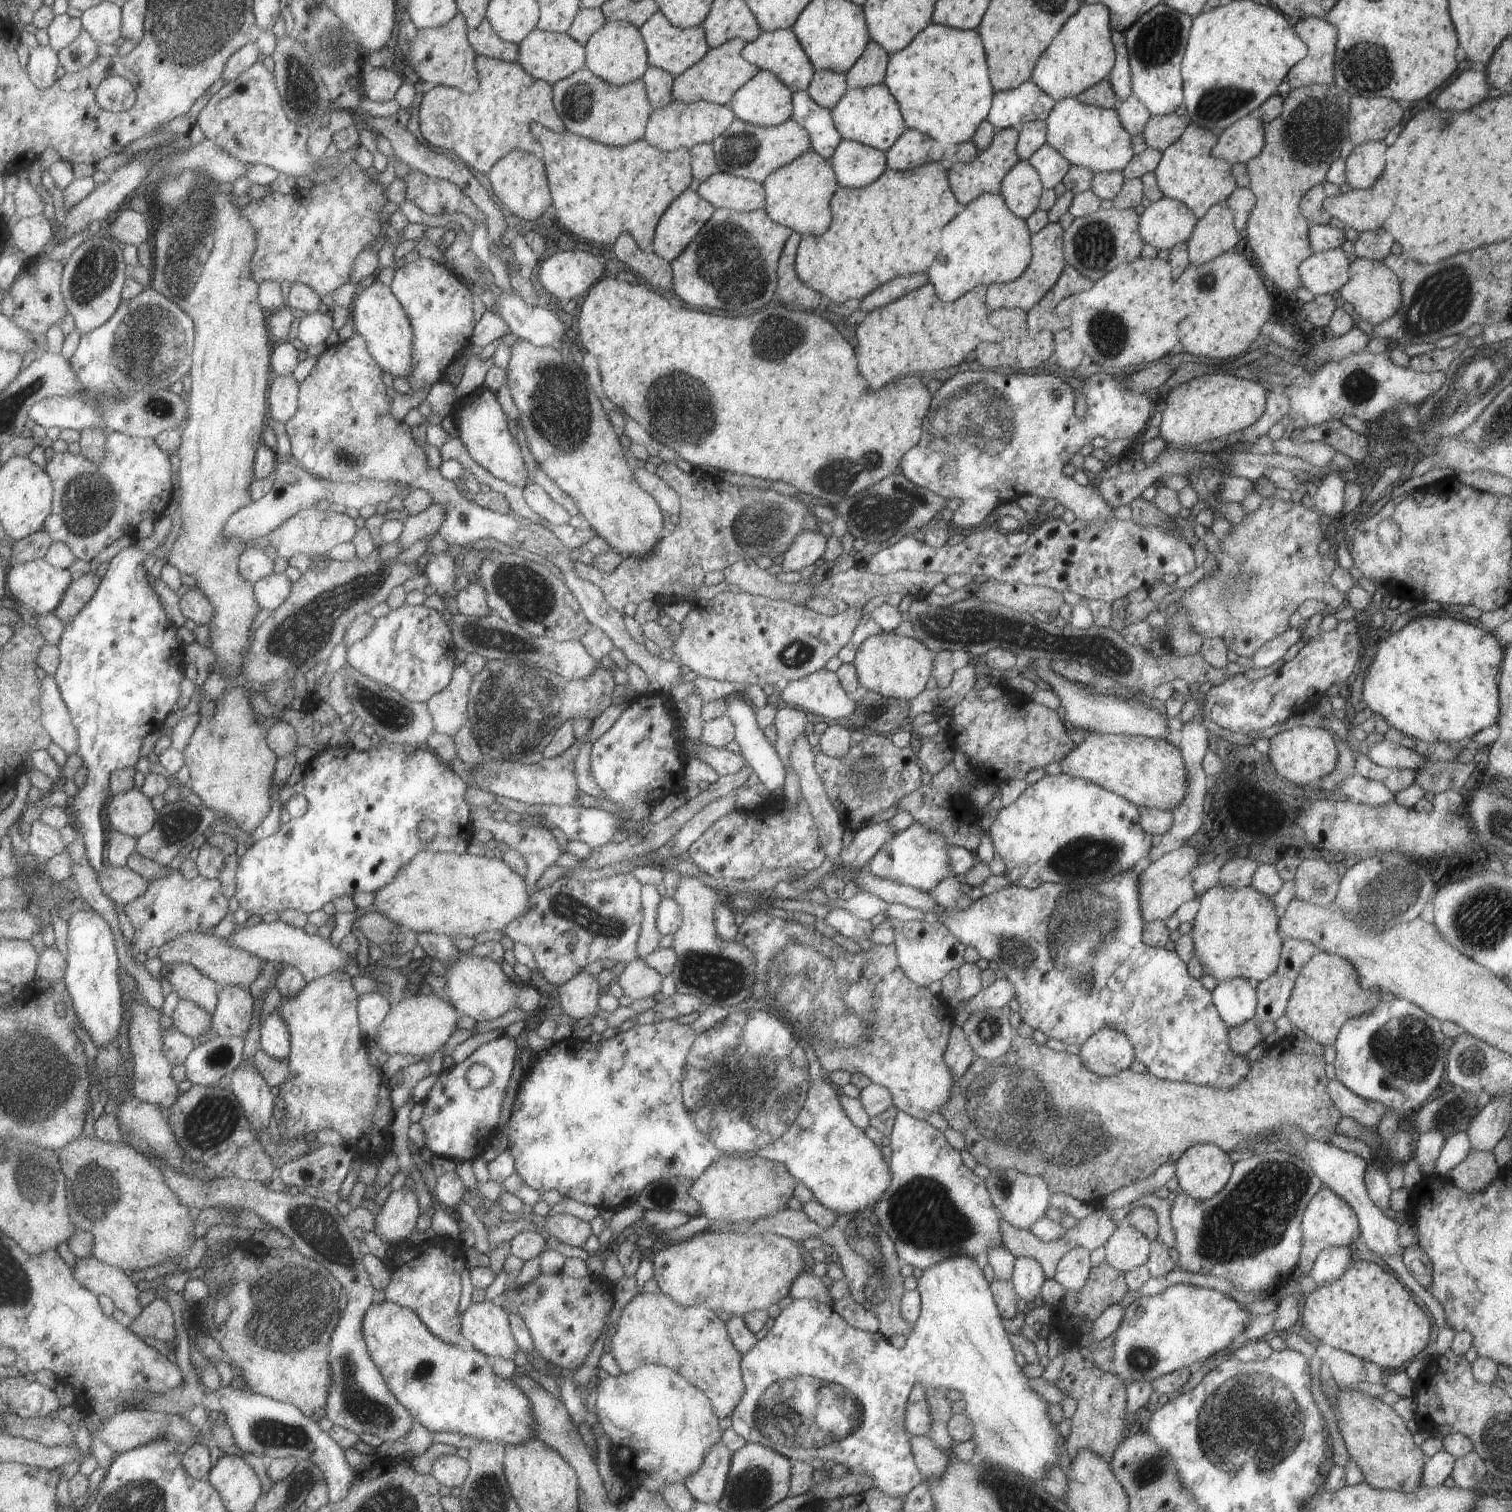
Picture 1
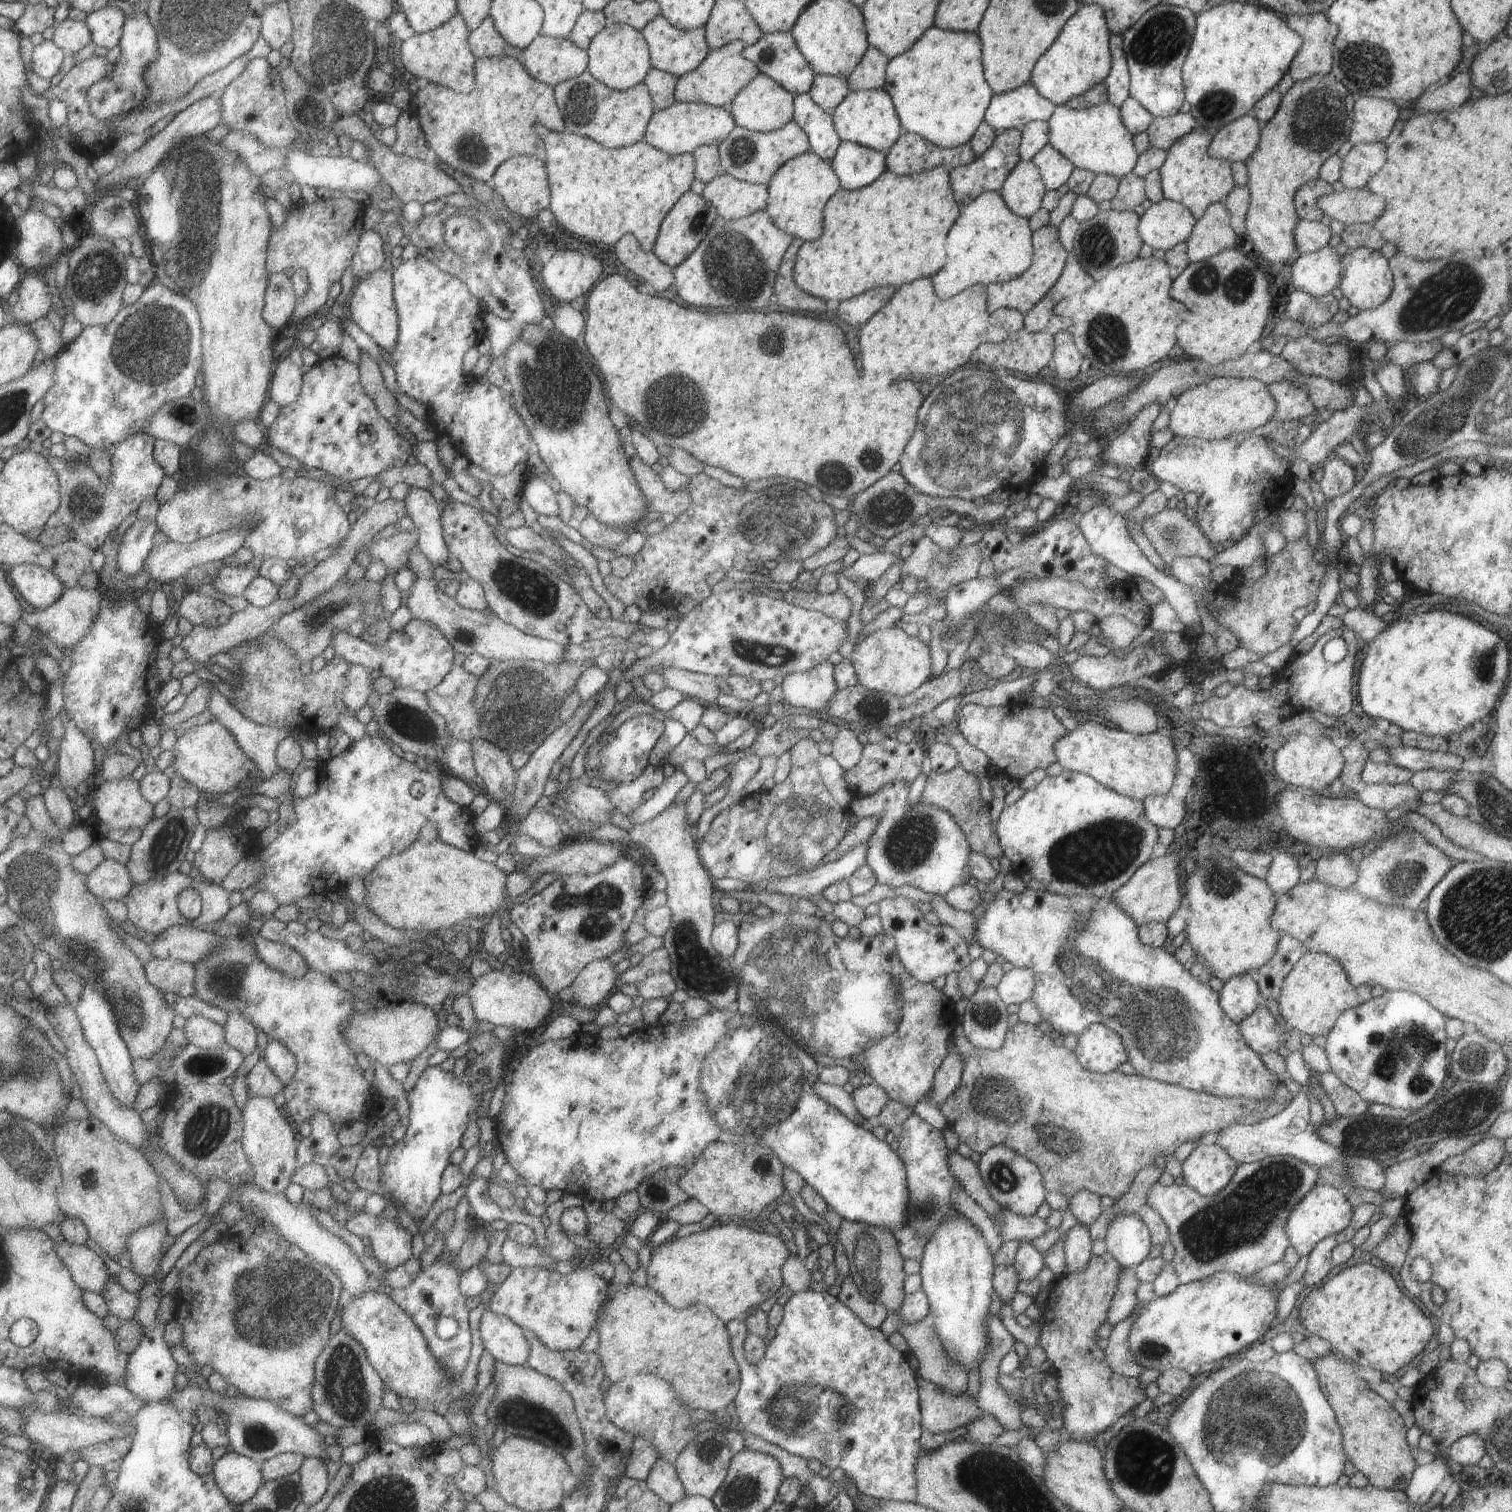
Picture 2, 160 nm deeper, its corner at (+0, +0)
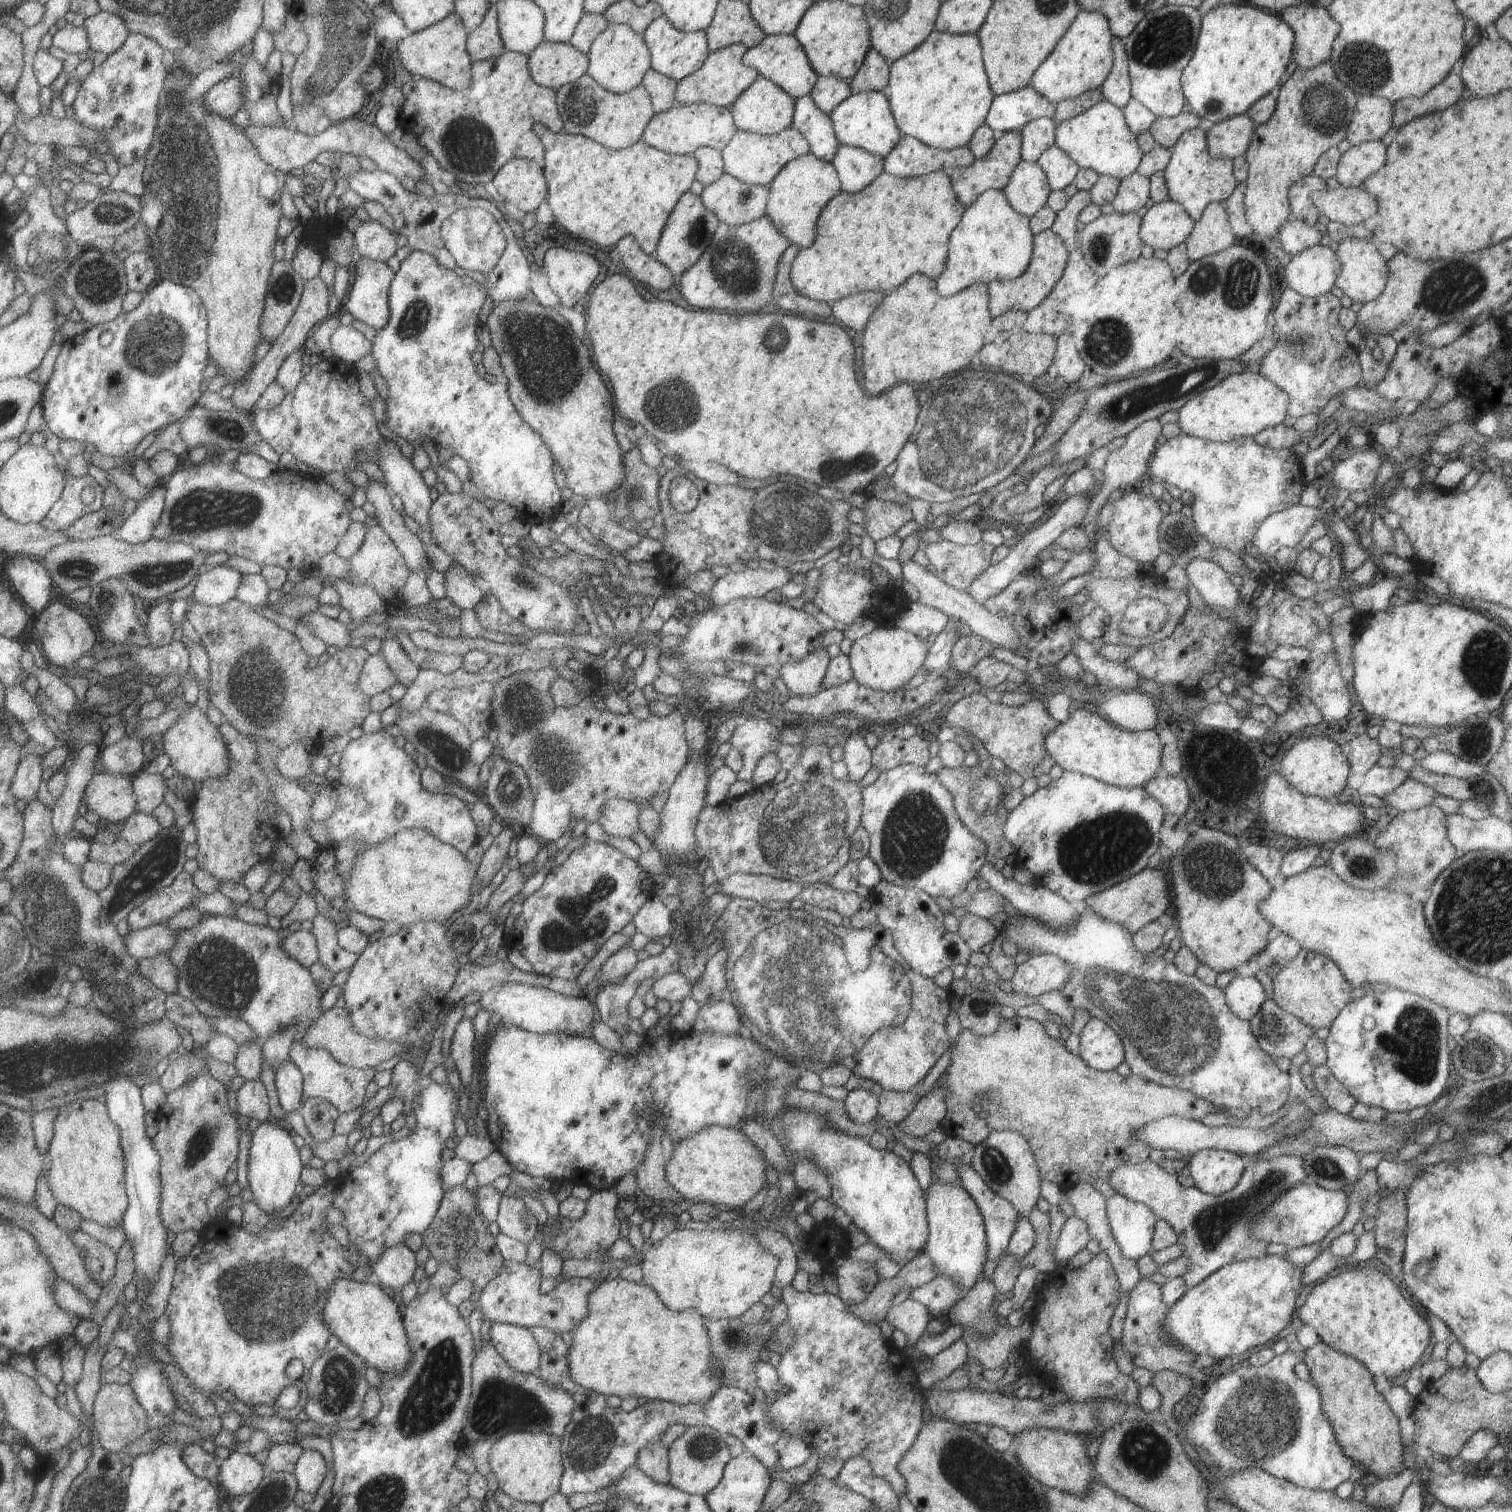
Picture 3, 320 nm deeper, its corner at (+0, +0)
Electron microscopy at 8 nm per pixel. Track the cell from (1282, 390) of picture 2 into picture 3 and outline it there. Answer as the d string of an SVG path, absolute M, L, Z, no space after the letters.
M1286 287L1273 310L1273 334L1277 340L1273 342L1273 349L1262 356L1256 371L1286 394L1289 400L1285 414L1294 419L1302 415L1317 415L1339 390L1353 388L1362 383L1358 353L1353 345L1347 344L1343 328L1337 322L1341 308L1340 300L1329 292L1311 298L1303 297Z

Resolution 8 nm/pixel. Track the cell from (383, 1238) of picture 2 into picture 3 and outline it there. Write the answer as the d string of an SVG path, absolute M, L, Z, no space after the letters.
M399 1242L379 1254L379 1258L371 1264L371 1273L377 1277L379 1285L398 1291L399 1295L405 1282L409 1282L415 1274L415 1265L415 1254L404 1242Z

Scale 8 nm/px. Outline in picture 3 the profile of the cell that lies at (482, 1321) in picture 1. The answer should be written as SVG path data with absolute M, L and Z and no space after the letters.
M497 1322L485 1328L492 1347L511 1370L528 1374L539 1366L541 1352L529 1329Z

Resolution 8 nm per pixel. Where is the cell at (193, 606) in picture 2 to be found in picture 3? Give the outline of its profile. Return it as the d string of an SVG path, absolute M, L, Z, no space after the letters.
M236 599L214 606L192 601L186 618L196 629L196 632L202 641L202 645L205 646L209 659L211 660L211 684L209 684L209 686L213 688L209 695L211 706L221 712L224 722L235 727L240 733L243 733L248 737L255 736L255 738L265 738L265 740L273 742L273 744L280 750L289 746L292 741L300 741L300 738L308 737L311 738L313 747L318 750L323 742L331 740L338 735L345 735L347 731L351 730L355 725L360 726L364 718L370 713L370 698L367 698L361 690L357 690L359 672L361 672L361 668L369 656L362 647L345 646L345 648L341 648L341 650L338 650L333 656L329 657L326 663L317 664L315 668L307 668L309 657L303 652L301 646L299 646L299 642L297 642L297 638L293 636L293 633L287 632L287 630L282 630L277 623L264 618L249 604L245 604Z

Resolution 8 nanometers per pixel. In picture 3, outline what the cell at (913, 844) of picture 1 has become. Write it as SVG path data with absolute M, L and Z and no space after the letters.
M915 764L898 765L880 772L877 780L860 790L862 810L860 826L869 834L867 856L875 862L885 882L903 889L913 888L931 897L943 896L951 899L966 890L967 883L977 878L977 870L985 860L985 844L975 838L961 823L953 808L949 792L939 784L937 776L925 772L924 766Z

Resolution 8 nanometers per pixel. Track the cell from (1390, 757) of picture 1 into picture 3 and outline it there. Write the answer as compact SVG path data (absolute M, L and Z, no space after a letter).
M1436 751L1416 762L1431 773L1453 776L1459 779L1473 778L1486 772L1485 765L1466 762L1449 752Z

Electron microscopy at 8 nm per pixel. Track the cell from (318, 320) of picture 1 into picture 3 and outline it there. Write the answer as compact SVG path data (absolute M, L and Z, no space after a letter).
M351 325L333 328L329 336L333 357L353 366L359 358L371 354L372 343Z

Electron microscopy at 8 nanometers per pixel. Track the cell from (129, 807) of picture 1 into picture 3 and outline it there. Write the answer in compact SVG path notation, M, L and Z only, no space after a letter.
M97 772L89 782L85 790L84 799L90 809L99 817L109 823L125 824L133 816L139 813L137 810L137 796L133 785L133 778L129 775L115 775L107 772Z

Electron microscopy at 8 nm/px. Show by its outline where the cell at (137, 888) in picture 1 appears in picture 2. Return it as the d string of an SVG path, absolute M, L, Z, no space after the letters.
M113 859L103 860L88 876L88 888L101 899L125 900L135 886L126 864Z

